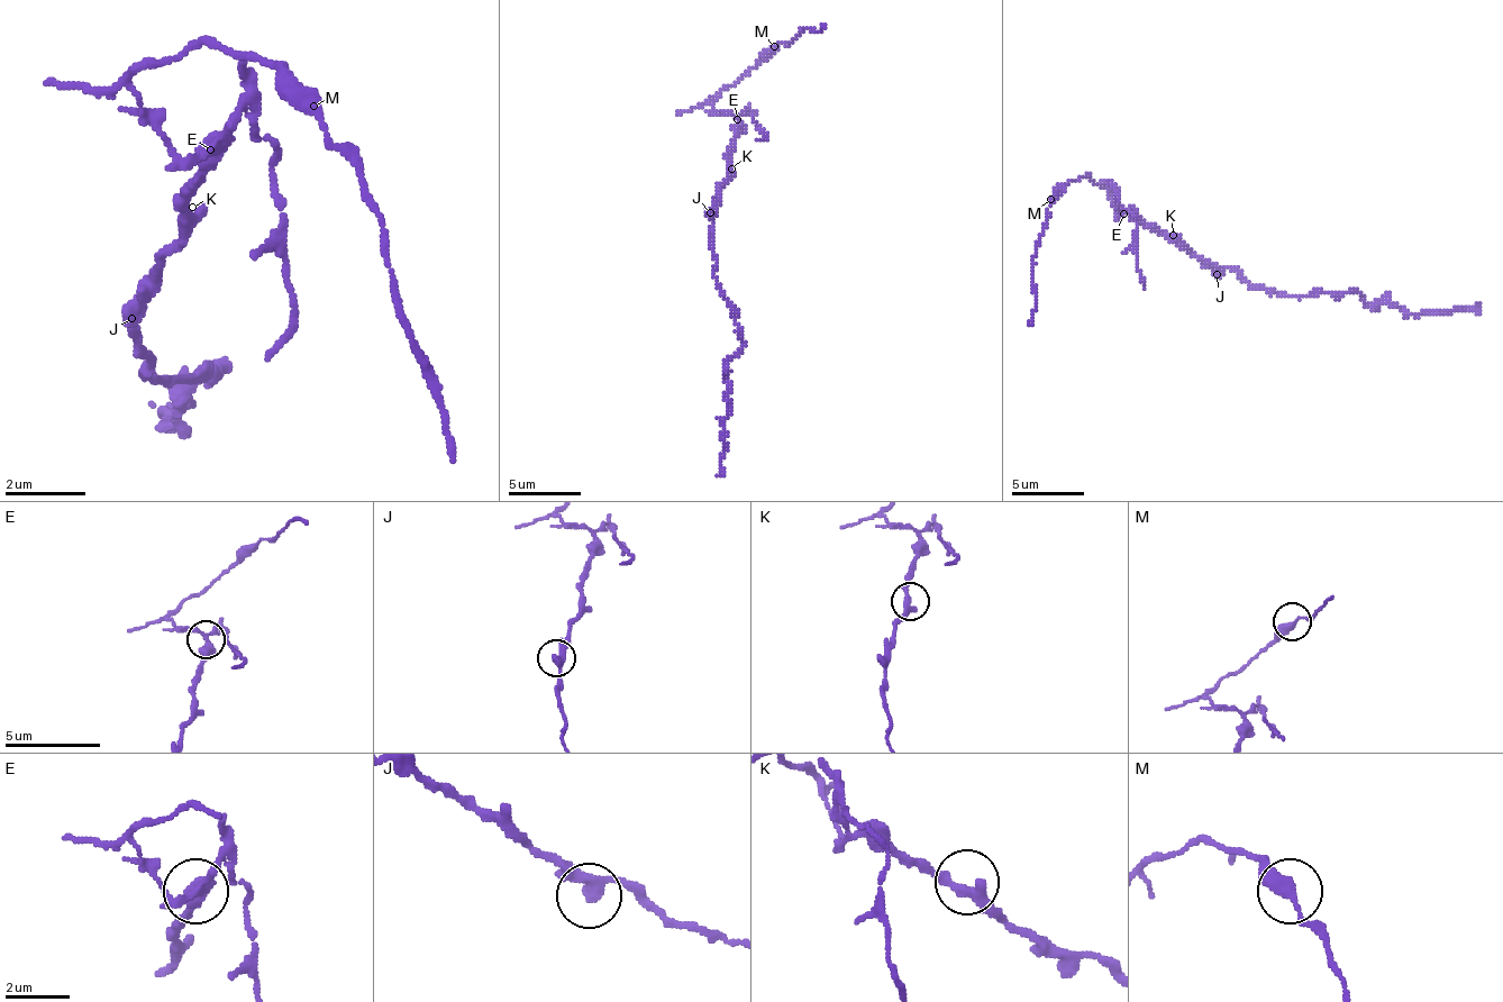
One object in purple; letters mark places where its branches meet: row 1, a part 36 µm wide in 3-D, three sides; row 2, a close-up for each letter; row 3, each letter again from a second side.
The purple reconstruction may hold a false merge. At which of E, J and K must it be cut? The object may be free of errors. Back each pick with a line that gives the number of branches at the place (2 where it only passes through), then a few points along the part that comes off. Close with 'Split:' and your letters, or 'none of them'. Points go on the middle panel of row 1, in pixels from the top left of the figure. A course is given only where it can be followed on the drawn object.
E: 4 branches meet; foreign part runs (738, 118), (710, 103), (756, 67), (782, 43), (803, 28), (818, 32), (825, 25)
Split: E

